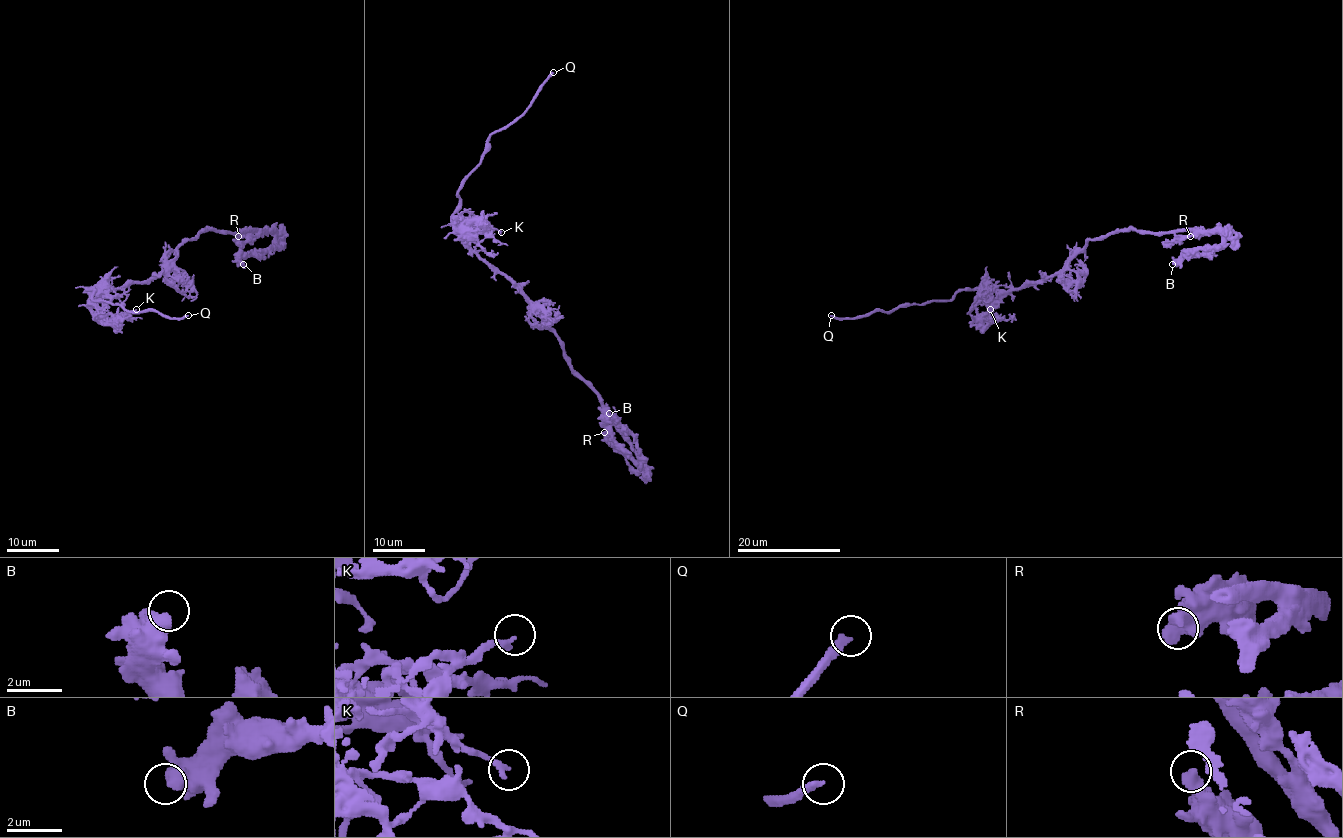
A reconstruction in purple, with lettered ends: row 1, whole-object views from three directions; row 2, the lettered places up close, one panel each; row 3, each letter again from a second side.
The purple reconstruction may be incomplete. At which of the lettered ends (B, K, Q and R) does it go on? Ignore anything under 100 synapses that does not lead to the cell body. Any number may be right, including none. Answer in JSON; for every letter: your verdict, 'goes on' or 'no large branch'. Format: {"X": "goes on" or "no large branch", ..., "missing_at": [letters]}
{"B": "no large branch", "K": "no large branch", "Q": "goes on", "R": "no large branch", "missing_at": ["Q"]}

